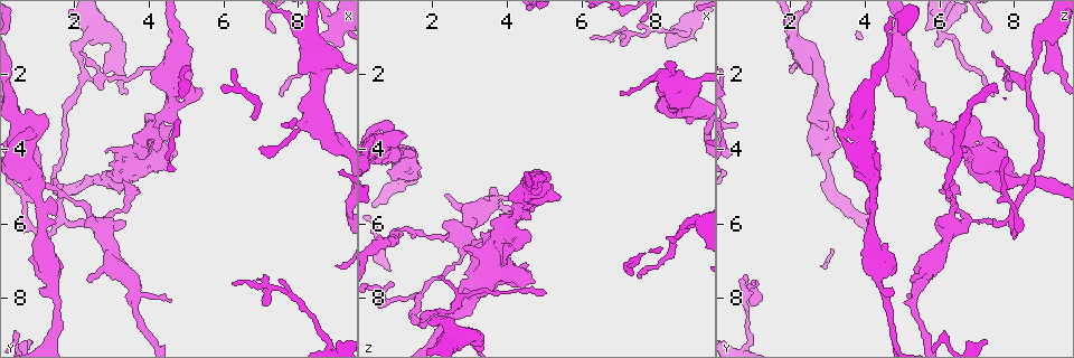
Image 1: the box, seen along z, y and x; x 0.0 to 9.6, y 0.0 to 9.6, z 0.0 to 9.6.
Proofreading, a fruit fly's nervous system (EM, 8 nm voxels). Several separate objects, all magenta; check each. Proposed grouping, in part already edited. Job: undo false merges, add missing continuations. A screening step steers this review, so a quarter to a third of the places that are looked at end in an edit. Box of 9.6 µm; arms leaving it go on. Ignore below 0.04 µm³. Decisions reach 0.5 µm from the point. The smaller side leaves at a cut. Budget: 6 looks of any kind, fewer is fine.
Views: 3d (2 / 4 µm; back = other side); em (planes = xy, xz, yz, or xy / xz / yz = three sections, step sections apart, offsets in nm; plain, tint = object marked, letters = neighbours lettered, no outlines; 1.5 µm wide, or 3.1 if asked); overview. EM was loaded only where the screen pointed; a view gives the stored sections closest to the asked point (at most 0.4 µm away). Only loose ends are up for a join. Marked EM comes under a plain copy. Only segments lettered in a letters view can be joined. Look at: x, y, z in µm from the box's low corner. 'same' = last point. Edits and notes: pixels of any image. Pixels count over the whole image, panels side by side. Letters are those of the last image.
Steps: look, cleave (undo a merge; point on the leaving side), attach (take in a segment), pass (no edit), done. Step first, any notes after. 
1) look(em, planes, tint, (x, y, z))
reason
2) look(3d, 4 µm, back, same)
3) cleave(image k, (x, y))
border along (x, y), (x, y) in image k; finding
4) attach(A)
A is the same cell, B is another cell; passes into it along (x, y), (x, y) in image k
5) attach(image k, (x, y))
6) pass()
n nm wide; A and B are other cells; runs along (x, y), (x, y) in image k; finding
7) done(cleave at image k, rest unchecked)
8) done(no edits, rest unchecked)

look(3d, 4 µm, (3.25, 5.20, 7.65))
stops while still wide

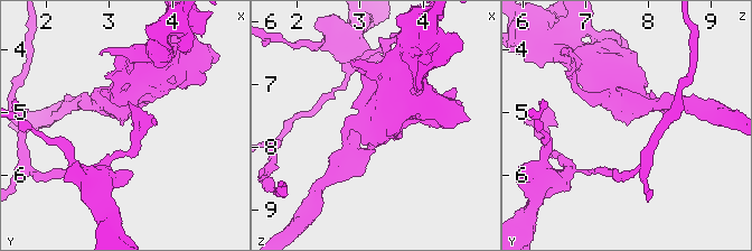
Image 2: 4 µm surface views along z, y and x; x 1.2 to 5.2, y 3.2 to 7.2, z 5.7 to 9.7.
look(em, yz, step 8, letters, (3.20, 5.15, 7.70))
need the tissue

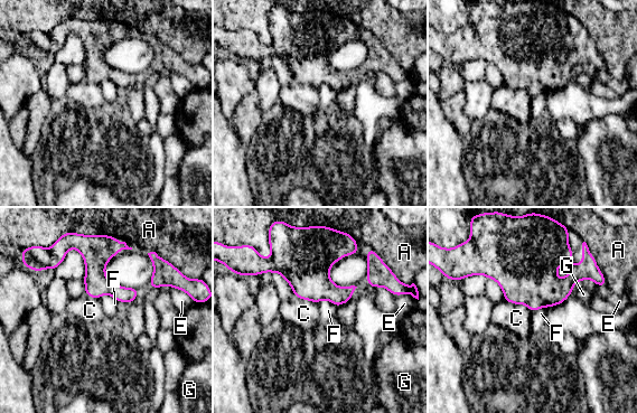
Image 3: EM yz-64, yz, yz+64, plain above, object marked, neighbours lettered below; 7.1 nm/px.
look(em, planes, letters, same)

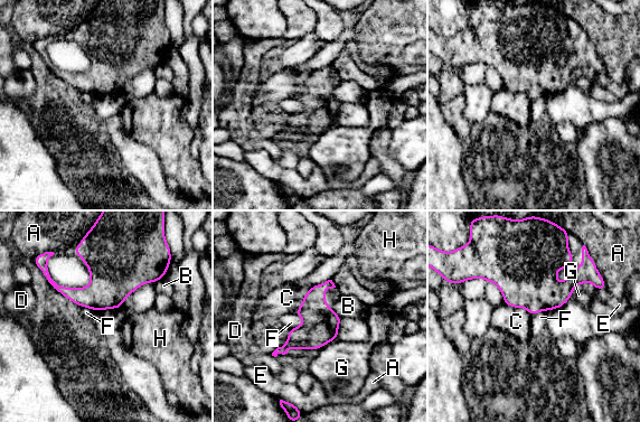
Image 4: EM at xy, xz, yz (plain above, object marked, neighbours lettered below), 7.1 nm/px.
pass()
A, B, C, D, E, F, G and H are other cells; border along (294, 312), (302, 324), (291, 329) in image 4; no lettered segment goes on from it

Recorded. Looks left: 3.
look(3d, 4 µm, (2.30, 2.00, 8.45))
sudden change in width

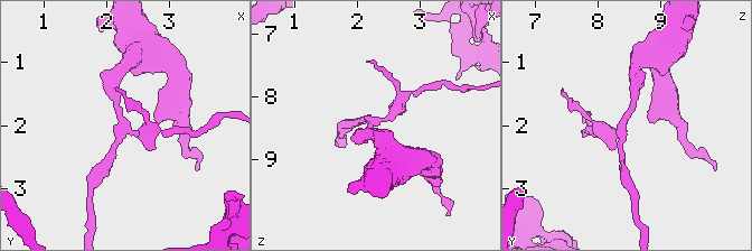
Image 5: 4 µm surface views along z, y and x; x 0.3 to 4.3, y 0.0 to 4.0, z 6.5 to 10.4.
look(em, planes, letters, (2.20, 2.05, 8.40))
need the tissue

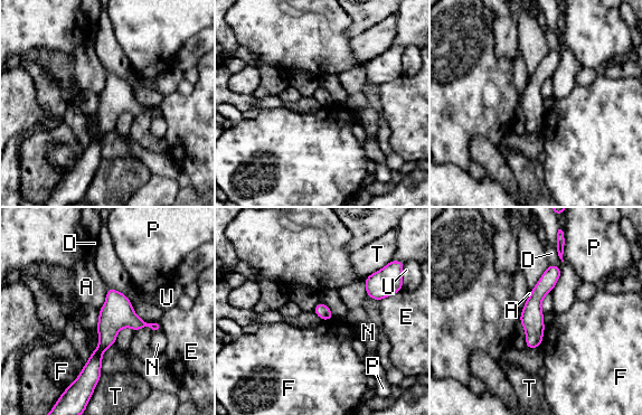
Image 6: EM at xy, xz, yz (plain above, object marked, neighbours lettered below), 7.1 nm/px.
pass()
A, D, E, F, N, P, T and U are other cells; border along (107, 286), (105, 302), (98, 308) in image 6; continuous, no second neuron

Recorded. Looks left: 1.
done(no edits, rest unchecked)

